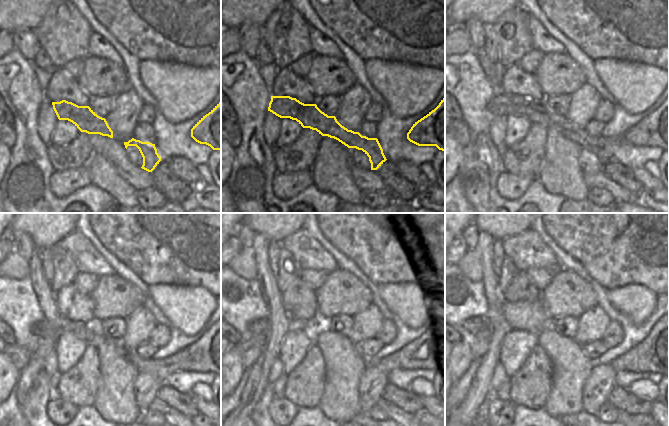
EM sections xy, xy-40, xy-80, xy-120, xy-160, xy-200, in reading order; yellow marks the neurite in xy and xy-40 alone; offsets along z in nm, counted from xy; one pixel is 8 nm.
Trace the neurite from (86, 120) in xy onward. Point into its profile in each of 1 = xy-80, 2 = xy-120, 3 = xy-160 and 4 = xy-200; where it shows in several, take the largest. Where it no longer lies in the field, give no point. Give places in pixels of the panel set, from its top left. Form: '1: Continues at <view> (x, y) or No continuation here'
1: Continues at xy-80 (648, 132)
2: Continues at xy-120 (200, 356)
3: Continues at xy-160 (423, 354)
4: Continues at xy-200 (648, 356)

